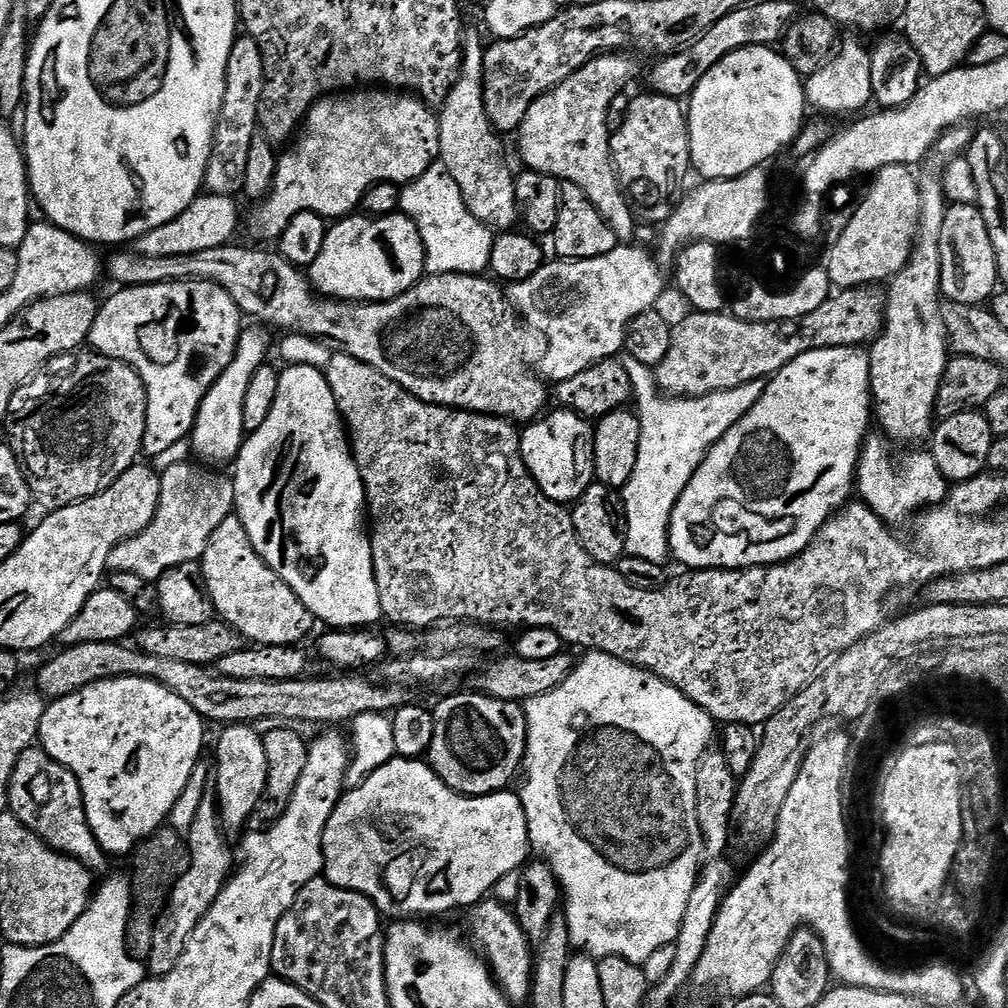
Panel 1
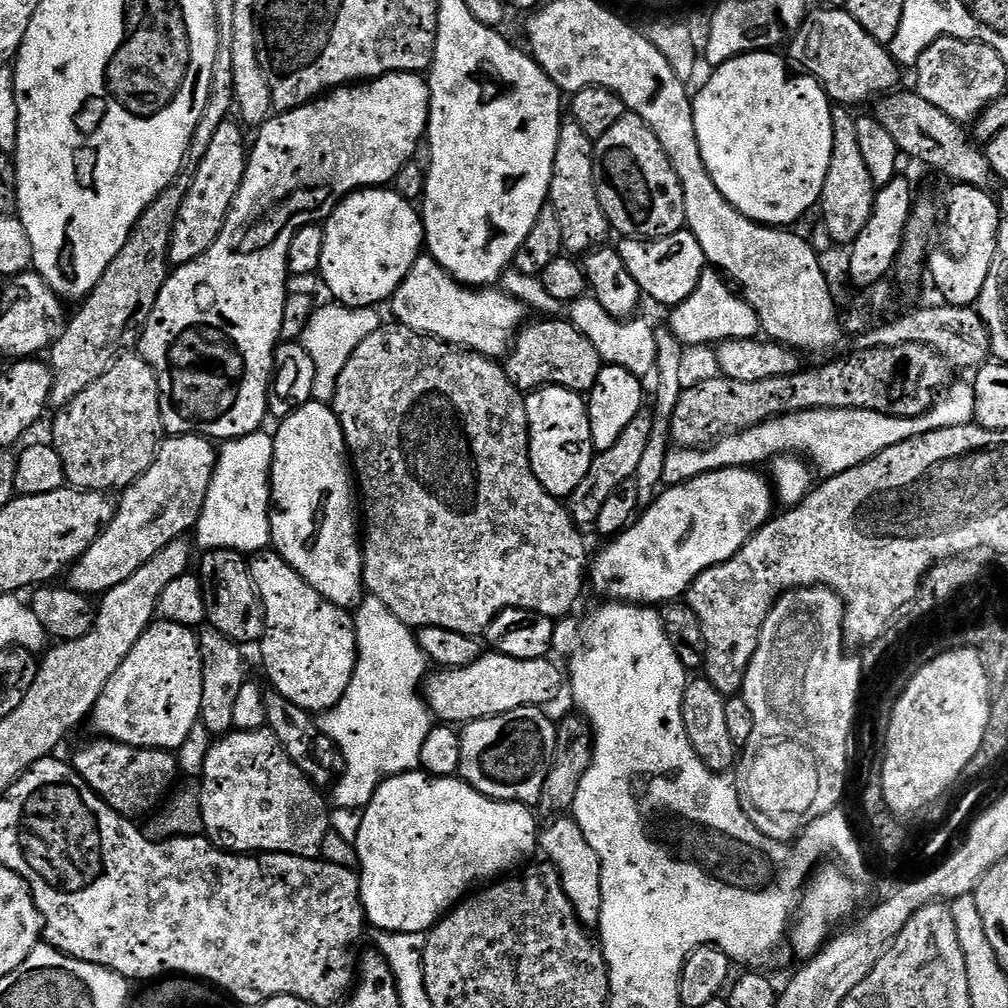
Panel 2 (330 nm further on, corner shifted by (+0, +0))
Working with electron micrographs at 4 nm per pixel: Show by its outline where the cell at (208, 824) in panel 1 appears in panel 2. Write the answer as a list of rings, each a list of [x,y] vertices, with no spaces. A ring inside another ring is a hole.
[[[211,626],[199,629],[200,657],[202,658],[202,706],[199,727],[205,728],[212,738],[223,738],[237,727],[236,703],[244,692],[244,656],[241,645],[226,638]]]

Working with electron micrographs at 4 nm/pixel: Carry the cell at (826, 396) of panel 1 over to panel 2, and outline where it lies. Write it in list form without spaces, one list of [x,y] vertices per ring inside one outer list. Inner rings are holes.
[[[723,468],[707,472],[684,484],[665,487],[642,515],[628,525],[605,552],[595,553],[590,564],[590,584],[608,602],[623,602],[644,606],[660,606],[665,602],[676,602],[687,593],[690,585],[708,568],[726,562],[750,537],[767,524],[773,515],[774,488],[767,479],[752,468]]]

